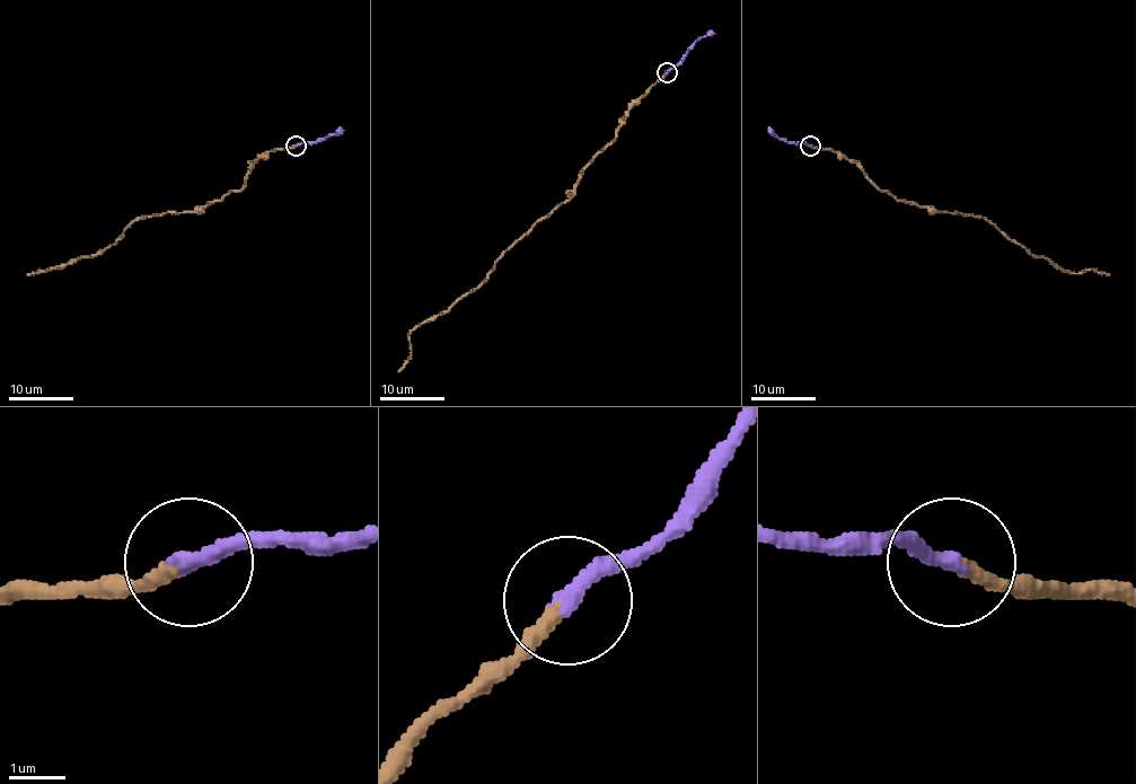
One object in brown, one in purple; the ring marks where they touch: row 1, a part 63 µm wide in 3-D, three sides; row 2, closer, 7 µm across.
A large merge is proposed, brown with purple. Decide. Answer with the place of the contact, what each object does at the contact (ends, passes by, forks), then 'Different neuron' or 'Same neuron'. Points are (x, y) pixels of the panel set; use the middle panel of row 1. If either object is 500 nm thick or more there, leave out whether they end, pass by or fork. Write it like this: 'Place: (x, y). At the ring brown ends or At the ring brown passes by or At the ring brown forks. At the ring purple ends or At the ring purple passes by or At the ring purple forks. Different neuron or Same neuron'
Place: (667, 72). At the ring brown ends. At the ring purple ends. Same neuron

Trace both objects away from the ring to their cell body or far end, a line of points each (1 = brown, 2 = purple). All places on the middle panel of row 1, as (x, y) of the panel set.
1: (667, 72), (583, 170), (572, 194), (509, 247), (475, 288), (411, 332), (411, 357), (398, 371)
2: (667, 72), (702, 37), (715, 34)

